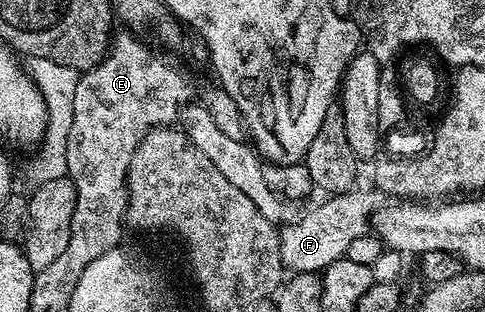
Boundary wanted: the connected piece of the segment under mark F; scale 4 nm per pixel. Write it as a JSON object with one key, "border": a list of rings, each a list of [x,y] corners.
{"border":[[[377,189],[345,191],[343,195],[329,196],[319,207],[311,209],[298,220],[287,222],[278,235],[283,268],[291,272],[325,271],[332,261],[343,258],[354,238],[371,234],[374,214],[384,205],[384,196]]]}

